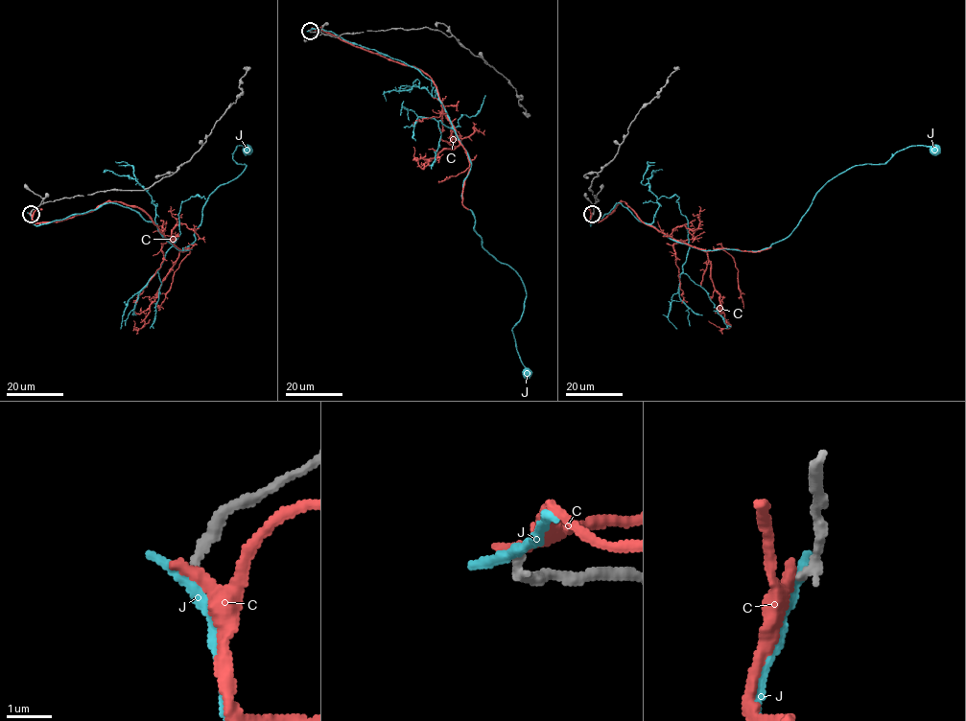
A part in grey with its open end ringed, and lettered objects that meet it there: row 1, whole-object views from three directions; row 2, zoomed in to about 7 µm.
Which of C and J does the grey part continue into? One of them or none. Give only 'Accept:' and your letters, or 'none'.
Accept: none

